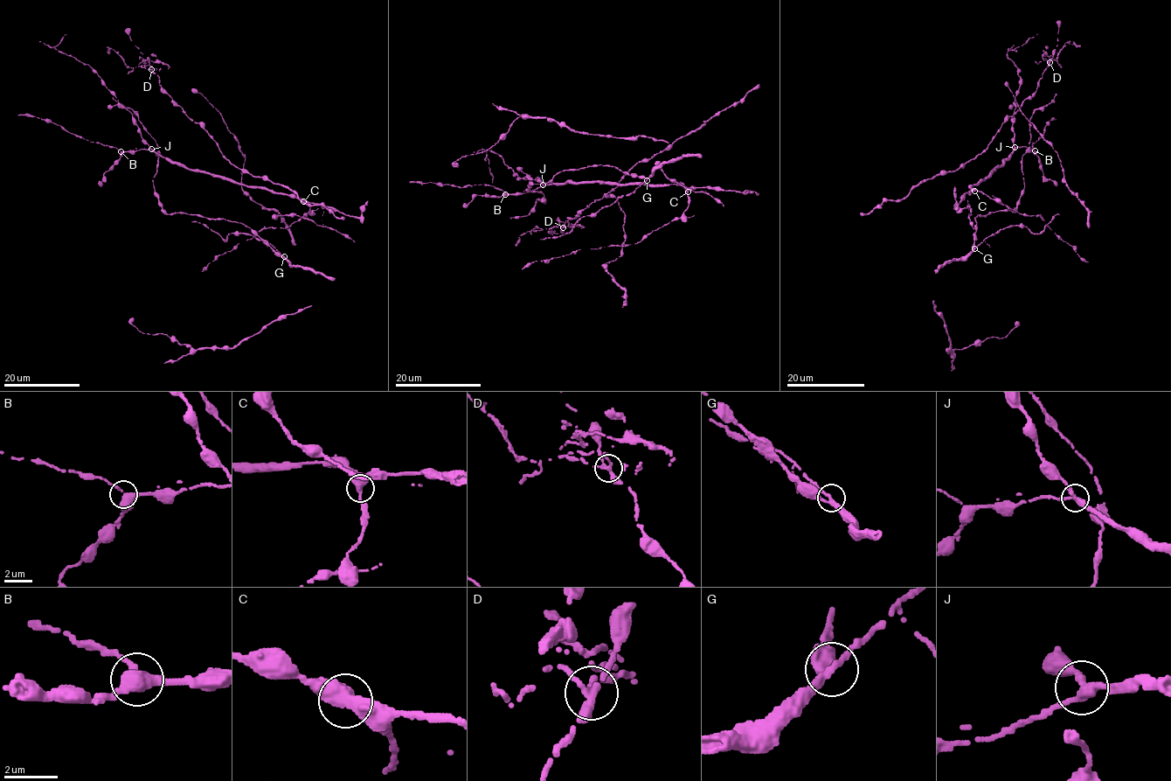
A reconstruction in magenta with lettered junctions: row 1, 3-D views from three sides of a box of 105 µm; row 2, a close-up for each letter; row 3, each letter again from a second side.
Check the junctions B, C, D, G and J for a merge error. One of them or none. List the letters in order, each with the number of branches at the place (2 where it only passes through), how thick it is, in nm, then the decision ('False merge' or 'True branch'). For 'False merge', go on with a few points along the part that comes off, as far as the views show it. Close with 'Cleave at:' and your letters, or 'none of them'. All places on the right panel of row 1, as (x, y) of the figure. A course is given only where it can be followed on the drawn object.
B: Branches: 3. Thickness 320 nm. True branch
C: Branches: 3. Thickness 340 nm. True branch
D: Branches: 3. Thickness 280 nm. False merge. Course of the part to remove: (1049, 62), (1053, 59), (1057, 61), (1064, 44), (1080, 46)
G: Branches: 3. Thickness 240 nm. True branch
J: Branches: 3. Thickness 320 nm. True branch
Cleave at: D

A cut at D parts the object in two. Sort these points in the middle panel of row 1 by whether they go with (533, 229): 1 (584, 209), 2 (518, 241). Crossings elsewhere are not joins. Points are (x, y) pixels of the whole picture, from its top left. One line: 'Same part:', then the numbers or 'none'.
Same part: 2

